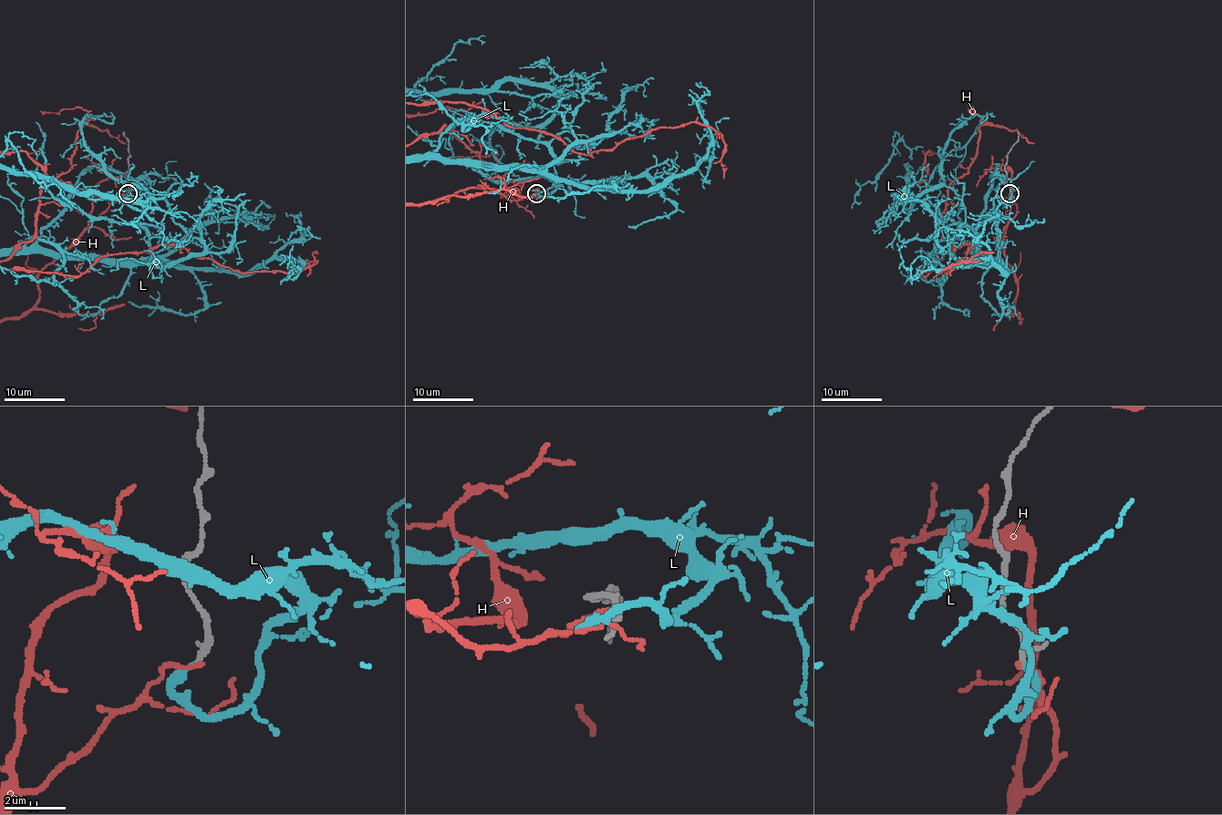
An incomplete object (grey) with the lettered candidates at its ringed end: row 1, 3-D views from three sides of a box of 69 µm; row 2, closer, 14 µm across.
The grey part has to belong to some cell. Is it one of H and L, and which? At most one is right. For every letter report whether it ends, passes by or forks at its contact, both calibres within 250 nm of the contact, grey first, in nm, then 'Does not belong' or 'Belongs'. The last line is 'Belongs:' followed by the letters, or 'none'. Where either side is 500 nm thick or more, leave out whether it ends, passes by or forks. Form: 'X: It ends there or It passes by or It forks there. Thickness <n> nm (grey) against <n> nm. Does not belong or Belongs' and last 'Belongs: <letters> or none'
H: It ends there. Thickness 240 nm (grey) against 140 nm. Does not belong
L: It ends there. Thickness 240 nm (grey) against 240 nm. Belongs
Belongs: L

